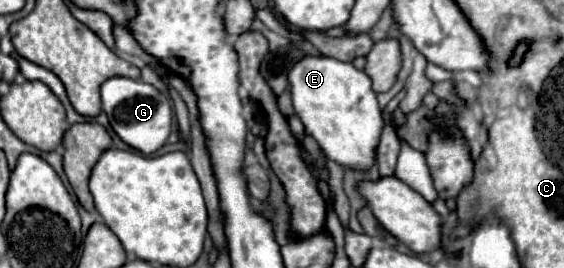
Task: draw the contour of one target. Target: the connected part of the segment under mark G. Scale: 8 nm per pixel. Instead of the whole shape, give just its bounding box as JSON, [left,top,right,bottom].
[101,77,171,155]

